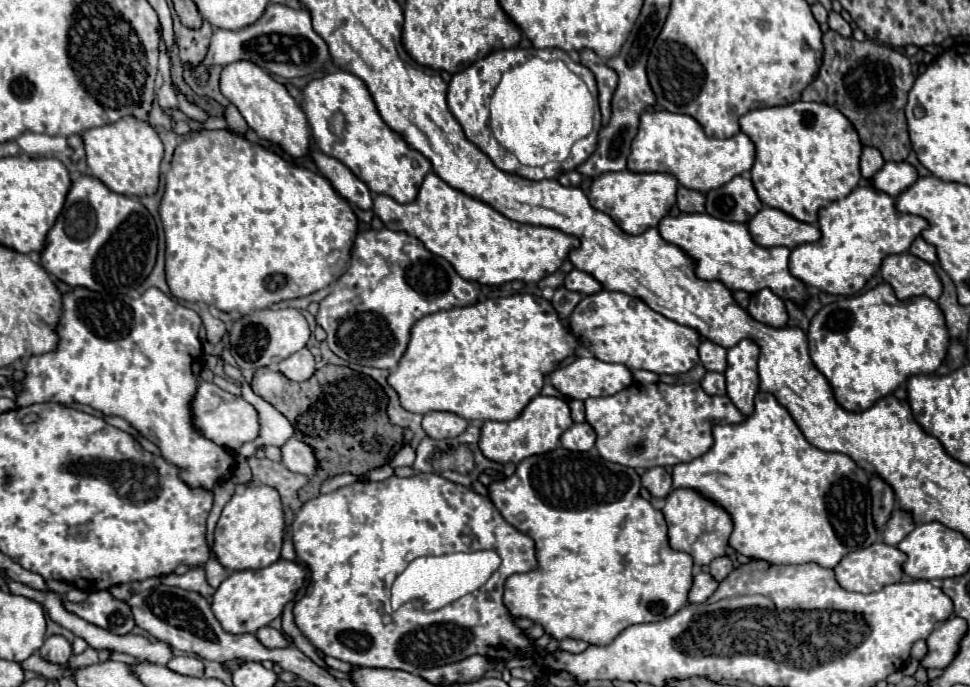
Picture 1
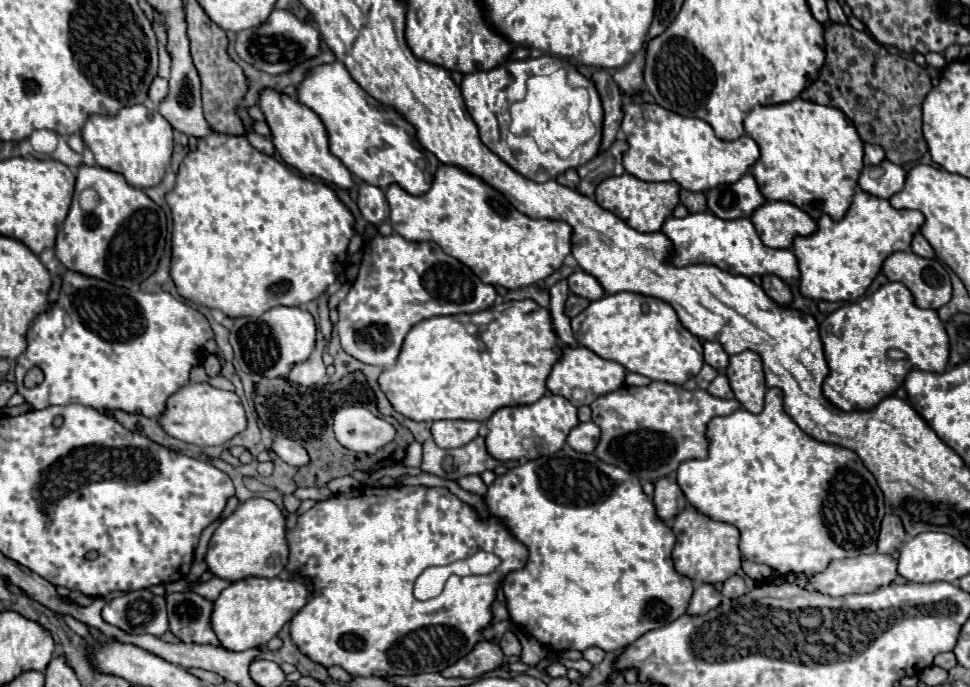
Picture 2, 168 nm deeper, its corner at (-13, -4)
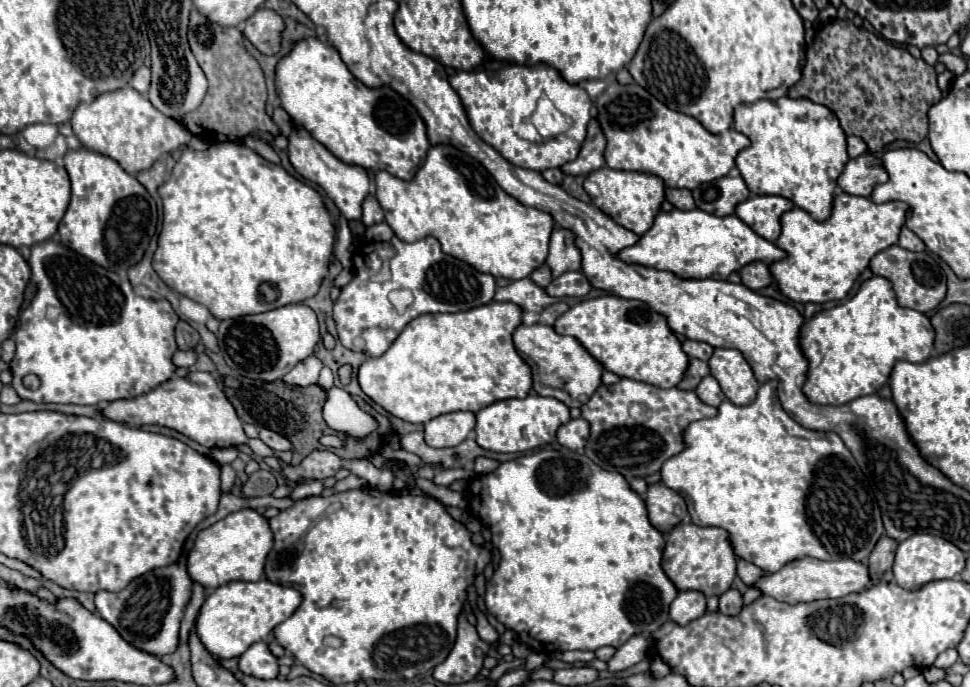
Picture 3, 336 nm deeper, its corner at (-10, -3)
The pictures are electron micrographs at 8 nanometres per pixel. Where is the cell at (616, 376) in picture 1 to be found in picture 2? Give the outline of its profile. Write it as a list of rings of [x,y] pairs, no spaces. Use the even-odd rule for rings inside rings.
[[[564,347],[564,355],[554,365],[554,369],[546,381],[546,387],[554,395],[562,395],[568,401],[572,401],[576,407],[582,407],[582,405],[590,405],[592,401],[596,401],[596,397],[602,397],[606,393],[612,393],[612,391],[624,387],[624,379],[626,379],[626,369],[622,365],[616,365],[616,361],[606,361],[602,357],[596,357],[596,353],[592,353],[590,349],[584,349],[584,347],[578,347],[578,349]],[[574,391],[582,391],[582,397],[574,399]]]

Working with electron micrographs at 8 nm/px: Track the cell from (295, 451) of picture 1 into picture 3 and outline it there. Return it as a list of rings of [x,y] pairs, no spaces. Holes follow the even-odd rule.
[[[261,428],[261,430],[259,430],[259,438],[261,438],[269,448],[273,448],[275,452],[291,450],[291,442],[289,442],[287,438],[283,438],[281,434],[269,430],[269,428]]]

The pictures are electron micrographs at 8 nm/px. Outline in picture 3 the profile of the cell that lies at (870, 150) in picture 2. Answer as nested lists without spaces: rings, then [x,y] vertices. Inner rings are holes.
[[[847,136],[847,154],[851,158],[857,158],[857,156],[861,156],[865,152],[867,152],[867,146],[859,136]]]

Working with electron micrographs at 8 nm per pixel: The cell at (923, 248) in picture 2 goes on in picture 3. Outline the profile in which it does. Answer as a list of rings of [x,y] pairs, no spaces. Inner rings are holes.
[[[901,228],[901,234],[899,234],[899,240],[897,240],[897,244],[901,246],[901,248],[905,248],[905,250],[913,250],[913,252],[923,252],[925,250],[925,244],[923,244],[923,240],[919,238],[919,236],[915,236],[909,228]]]

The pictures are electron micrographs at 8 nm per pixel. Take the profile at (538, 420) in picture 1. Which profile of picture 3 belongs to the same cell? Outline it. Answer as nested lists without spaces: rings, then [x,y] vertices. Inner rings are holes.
[[[529,394],[521,400],[501,400],[493,402],[487,408],[479,410],[475,424],[477,444],[491,452],[525,452],[533,450],[537,446],[549,444],[555,438],[555,432],[561,424],[567,424],[571,420],[569,408],[555,400],[555,398],[543,398],[537,394]]]

